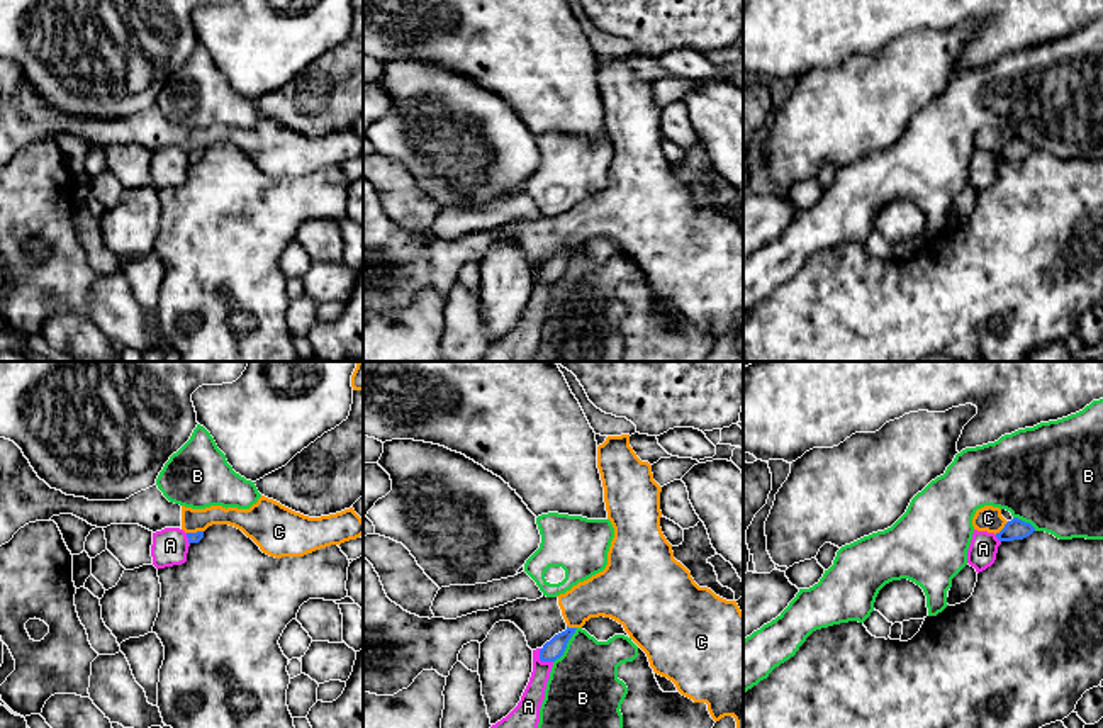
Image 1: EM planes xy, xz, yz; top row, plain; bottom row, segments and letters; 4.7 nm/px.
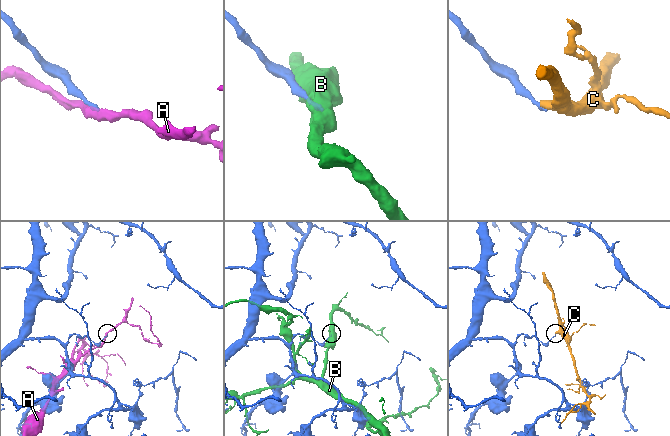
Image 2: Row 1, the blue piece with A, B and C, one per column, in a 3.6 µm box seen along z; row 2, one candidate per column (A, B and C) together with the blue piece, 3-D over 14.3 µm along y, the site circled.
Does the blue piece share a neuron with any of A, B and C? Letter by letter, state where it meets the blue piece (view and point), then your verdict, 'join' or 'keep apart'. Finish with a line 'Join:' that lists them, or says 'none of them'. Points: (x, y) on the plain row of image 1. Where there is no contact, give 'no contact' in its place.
A: xz (542, 280) | keep apart
B: xz (565, 265) | keep apart
C: yz (1003, 148) | keep apart
Join: none of them

